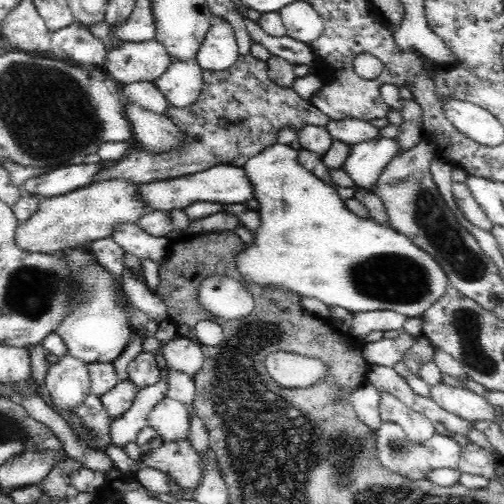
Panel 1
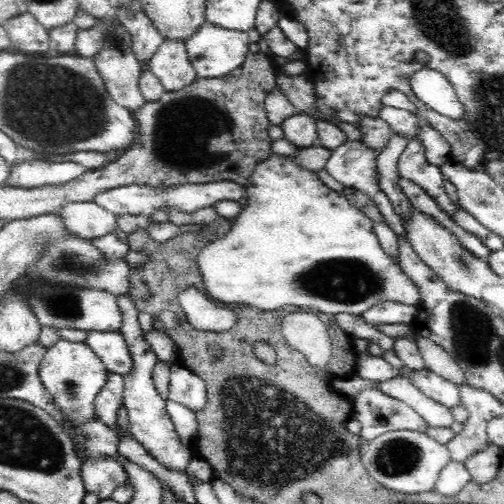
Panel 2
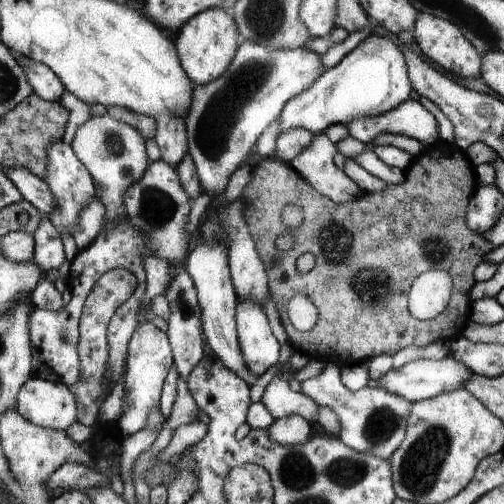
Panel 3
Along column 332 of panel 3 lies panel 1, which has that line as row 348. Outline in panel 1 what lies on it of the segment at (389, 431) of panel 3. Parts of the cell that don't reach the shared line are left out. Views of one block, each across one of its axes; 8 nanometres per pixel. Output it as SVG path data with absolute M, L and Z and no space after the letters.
M404 328L400 332L400 336L396 336L394 340L378 340L376 344L366 344L364 346L364 358L370 366L386 366L392 368L396 362L404 360L404 354L418 342L418 338L410 336Z

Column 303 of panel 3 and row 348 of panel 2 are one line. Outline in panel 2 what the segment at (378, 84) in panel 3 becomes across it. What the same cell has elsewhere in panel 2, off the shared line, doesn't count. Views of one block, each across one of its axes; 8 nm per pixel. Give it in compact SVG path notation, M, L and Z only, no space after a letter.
M86 332L84 344L102 360L108 372L126 376L132 368L130 348L120 332L102 334L102 332Z

